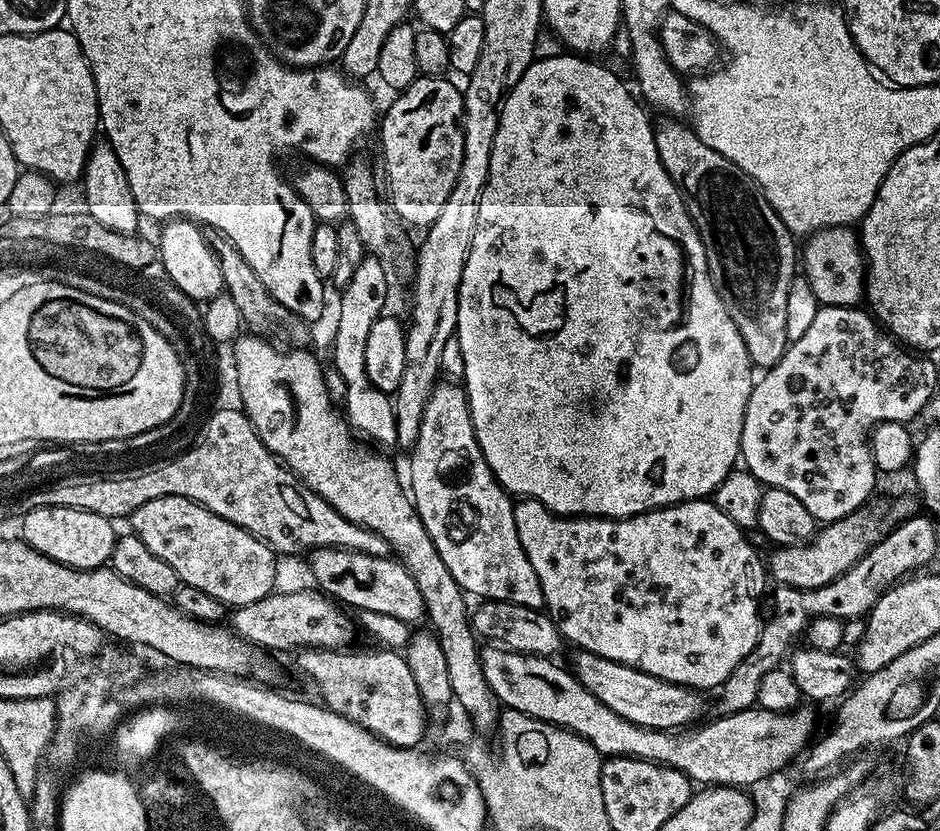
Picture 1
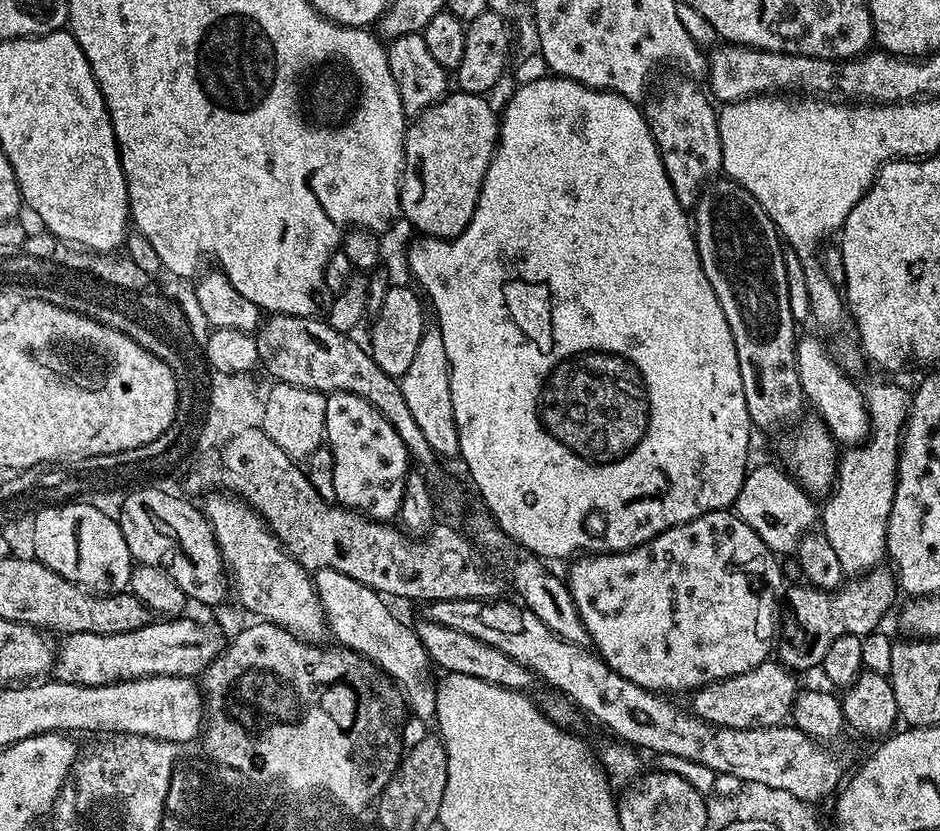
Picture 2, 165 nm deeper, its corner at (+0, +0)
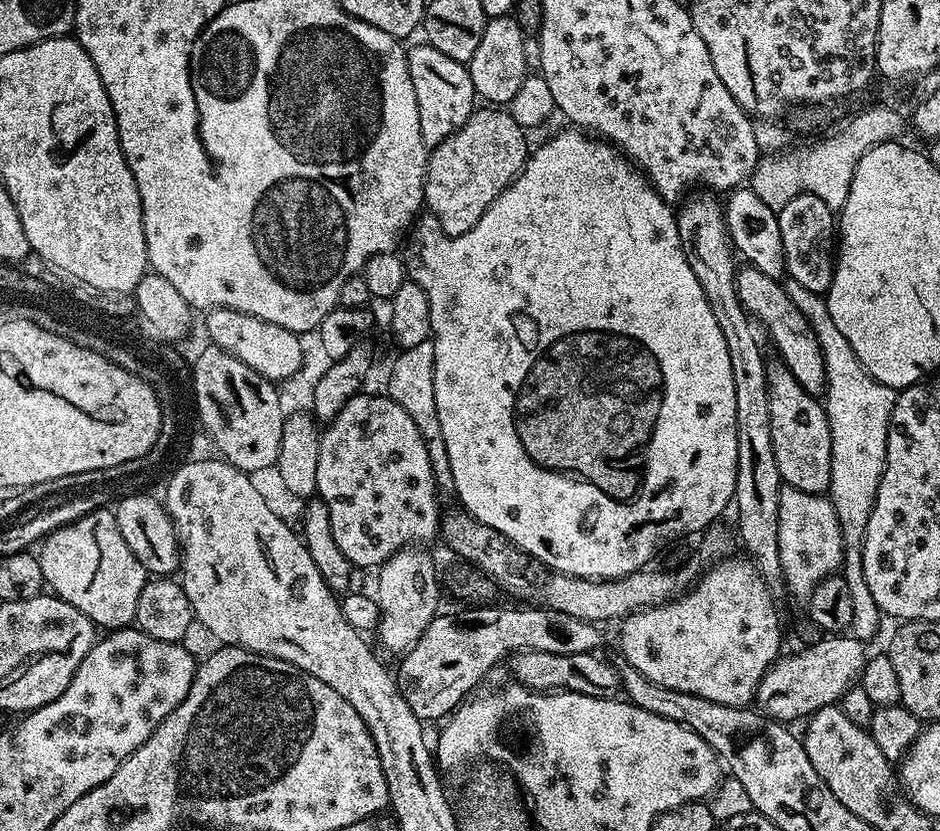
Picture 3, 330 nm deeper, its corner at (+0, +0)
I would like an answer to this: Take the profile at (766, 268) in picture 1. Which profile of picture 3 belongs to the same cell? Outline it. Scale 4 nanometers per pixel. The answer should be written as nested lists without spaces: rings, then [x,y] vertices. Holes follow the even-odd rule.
[[[779,355],[765,359],[766,382],[770,398],[770,428],[774,456],[781,481],[789,488],[817,494],[827,493],[832,481],[832,434],[825,405],[794,378]]]

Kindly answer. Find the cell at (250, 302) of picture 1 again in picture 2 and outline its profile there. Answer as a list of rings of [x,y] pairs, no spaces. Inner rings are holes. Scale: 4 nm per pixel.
[[[269,315],[261,323],[254,337],[258,346],[258,354],[260,355],[259,363],[262,365],[262,368],[264,364],[265,370],[272,375],[271,379],[273,381],[289,383],[290,386],[302,387],[306,390],[325,394],[329,392],[349,392],[350,394],[358,394],[358,398],[366,398],[366,402],[370,402],[370,406],[374,406],[378,410],[378,414],[382,414],[382,418],[386,418],[386,422],[390,422],[390,426],[394,426],[394,434],[398,434],[398,438],[402,438],[411,463],[419,468],[420,473],[424,475],[424,480],[428,483],[429,488],[432,489],[432,495],[437,505],[443,511],[445,508],[452,516],[458,515],[463,510],[464,492],[448,477],[447,470],[442,466],[444,464],[438,459],[438,455],[431,448],[430,443],[426,442],[421,427],[418,426],[417,420],[414,419],[413,413],[403,397],[399,379],[386,374],[382,370],[382,366],[378,366],[374,362],[371,351],[365,345],[363,348],[358,341],[352,340],[356,338],[334,330],[328,324],[327,319],[315,316]]]

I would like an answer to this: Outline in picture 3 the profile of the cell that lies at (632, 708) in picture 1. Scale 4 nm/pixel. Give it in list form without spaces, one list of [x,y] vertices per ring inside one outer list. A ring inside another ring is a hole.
[[[828,634],[814,645],[801,647],[799,649],[801,652],[796,652],[793,656],[781,655],[762,678],[756,691],[755,707],[770,720],[793,722],[792,720],[798,719],[799,716],[807,718],[819,708],[836,704],[846,689],[853,687],[864,673],[864,666],[870,657],[868,652],[864,653],[864,648],[866,648],[865,641],[858,640],[851,634]]]

